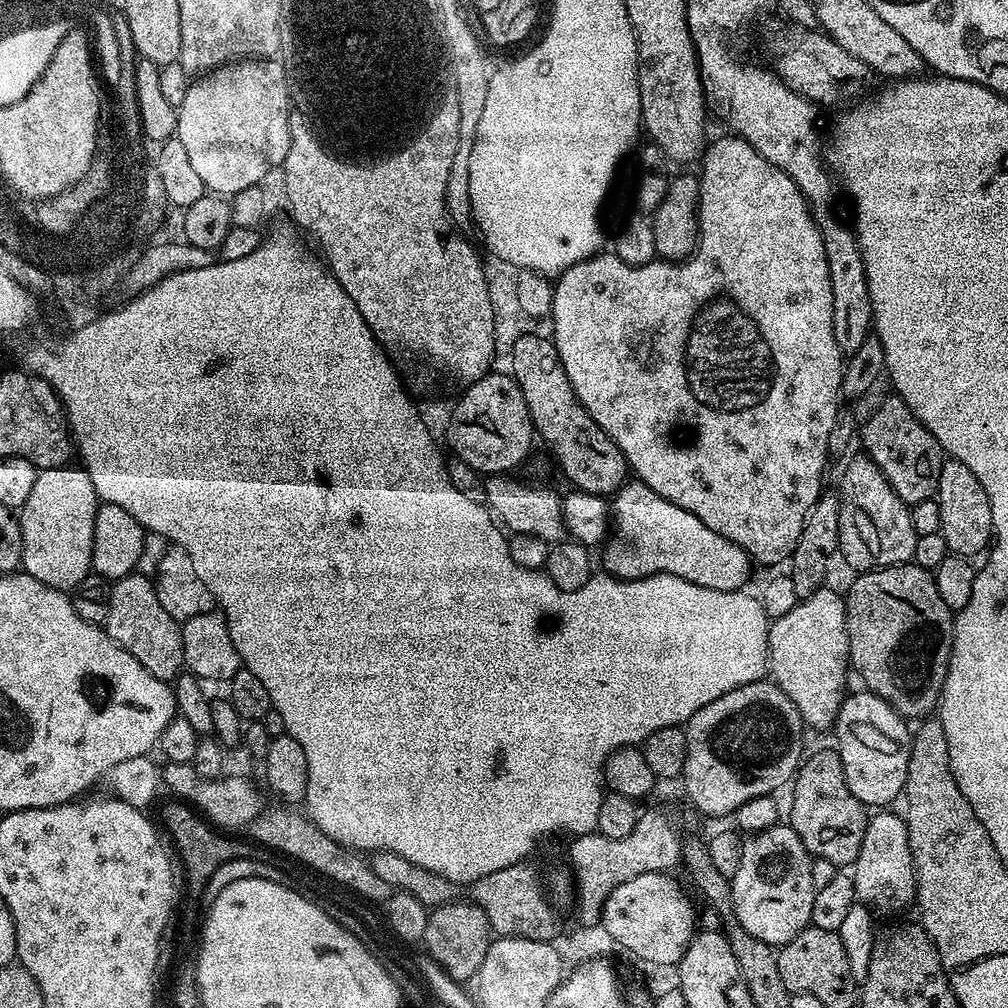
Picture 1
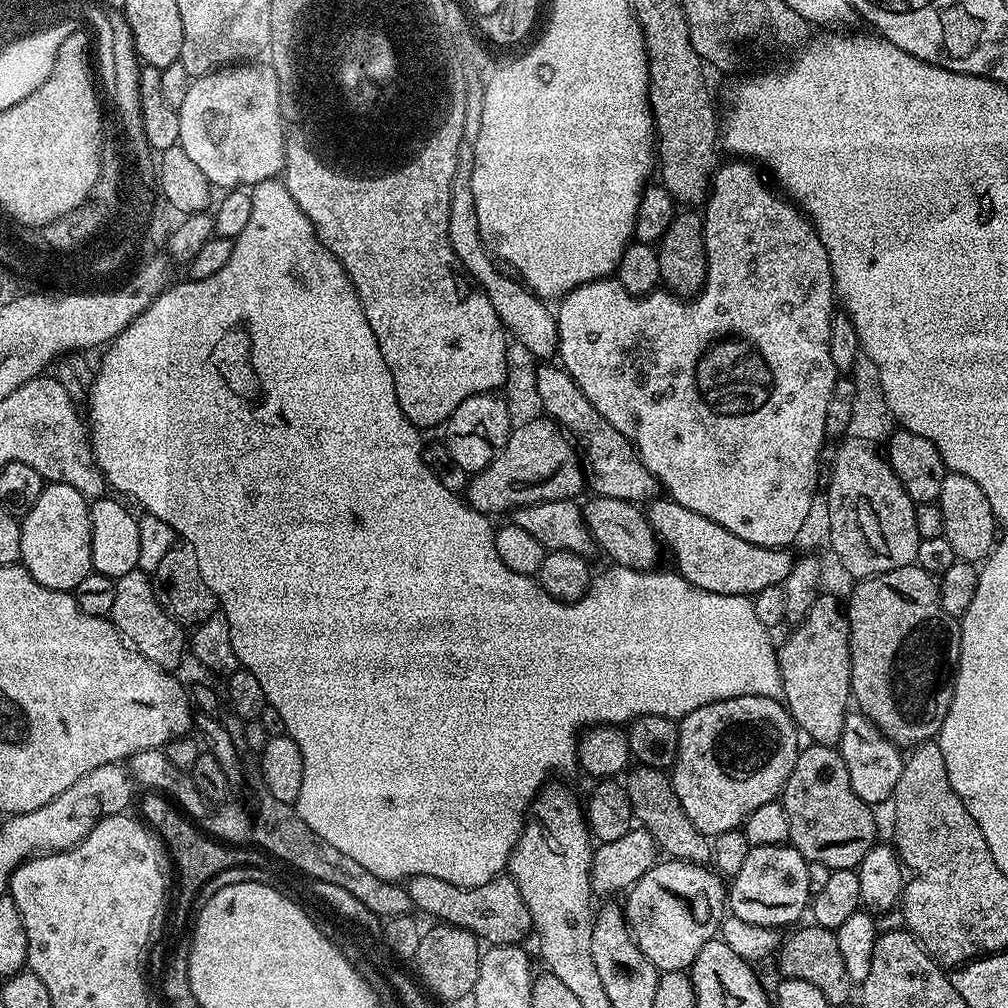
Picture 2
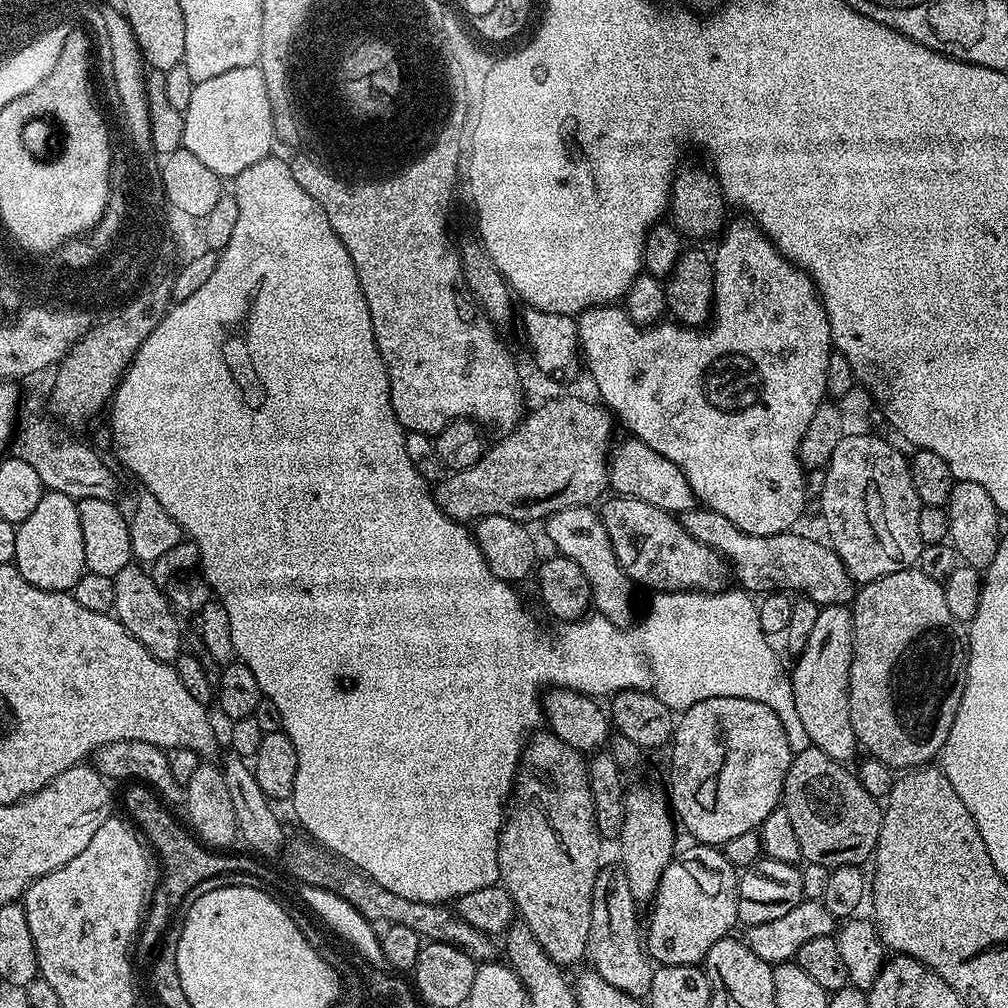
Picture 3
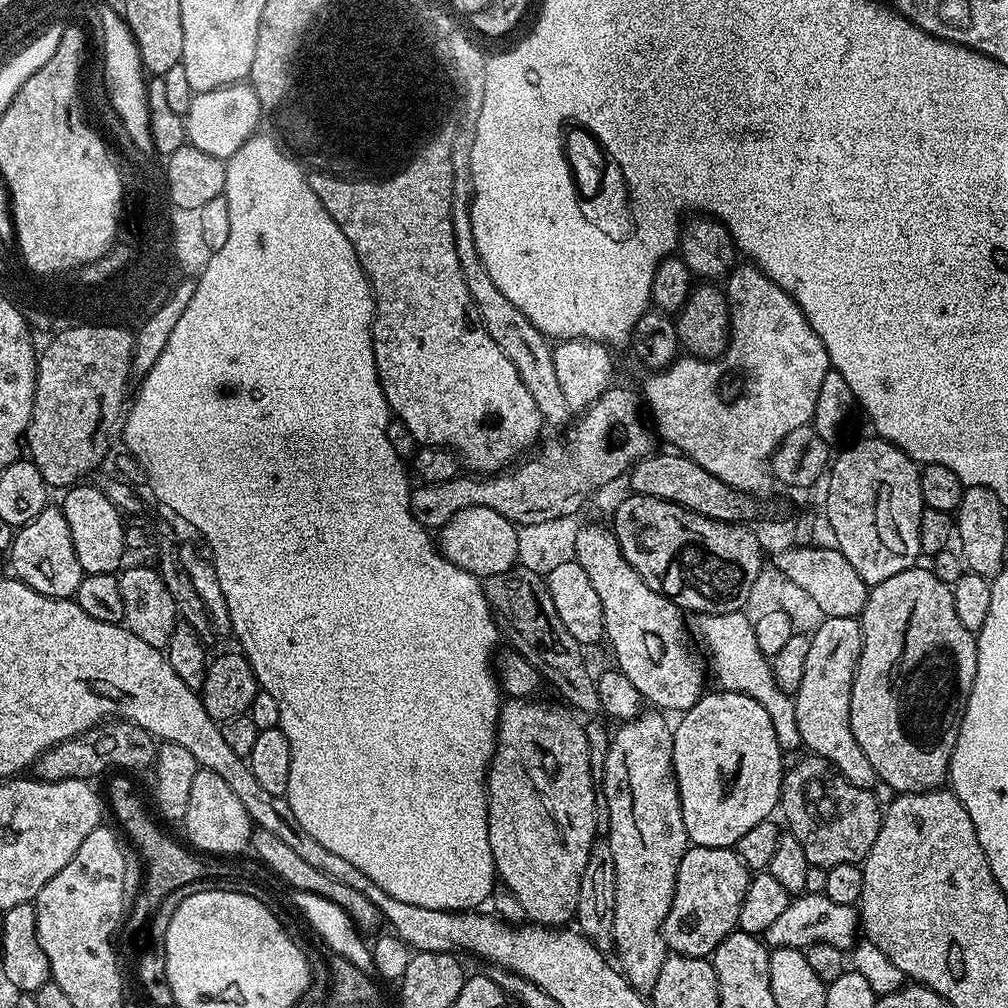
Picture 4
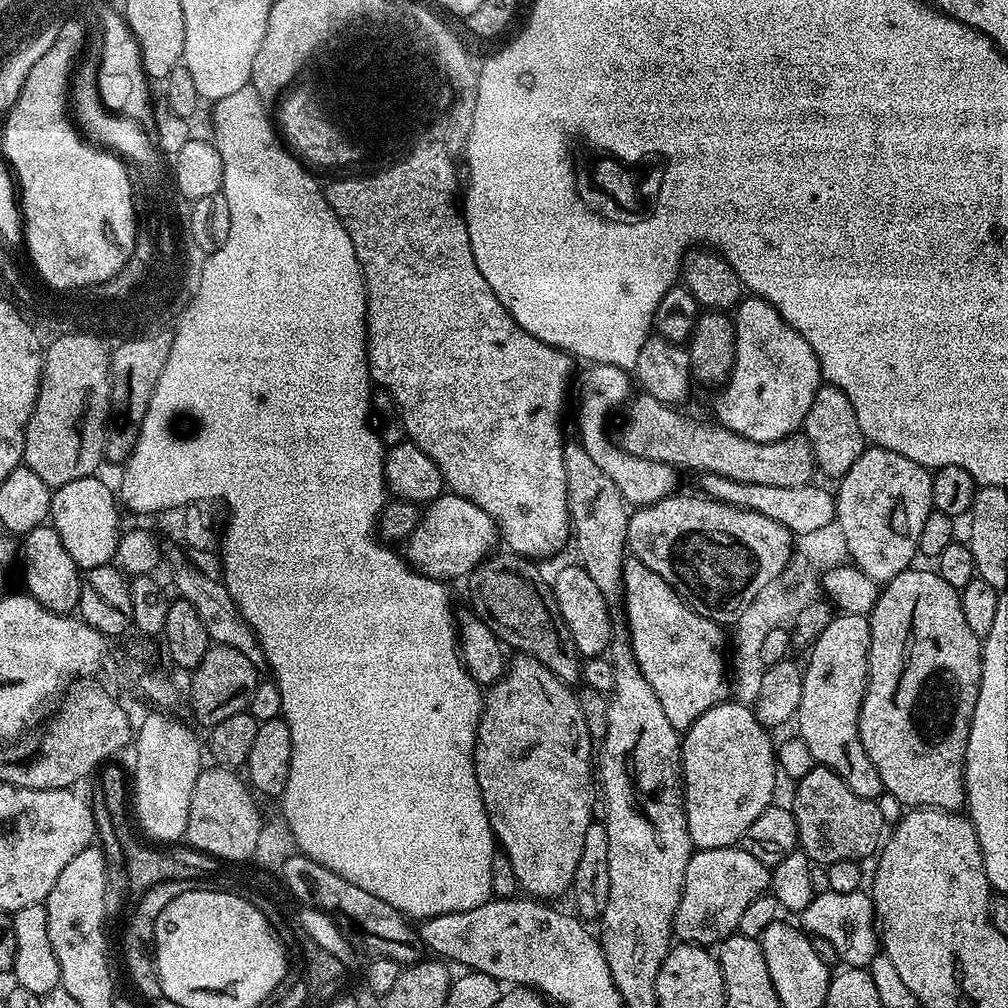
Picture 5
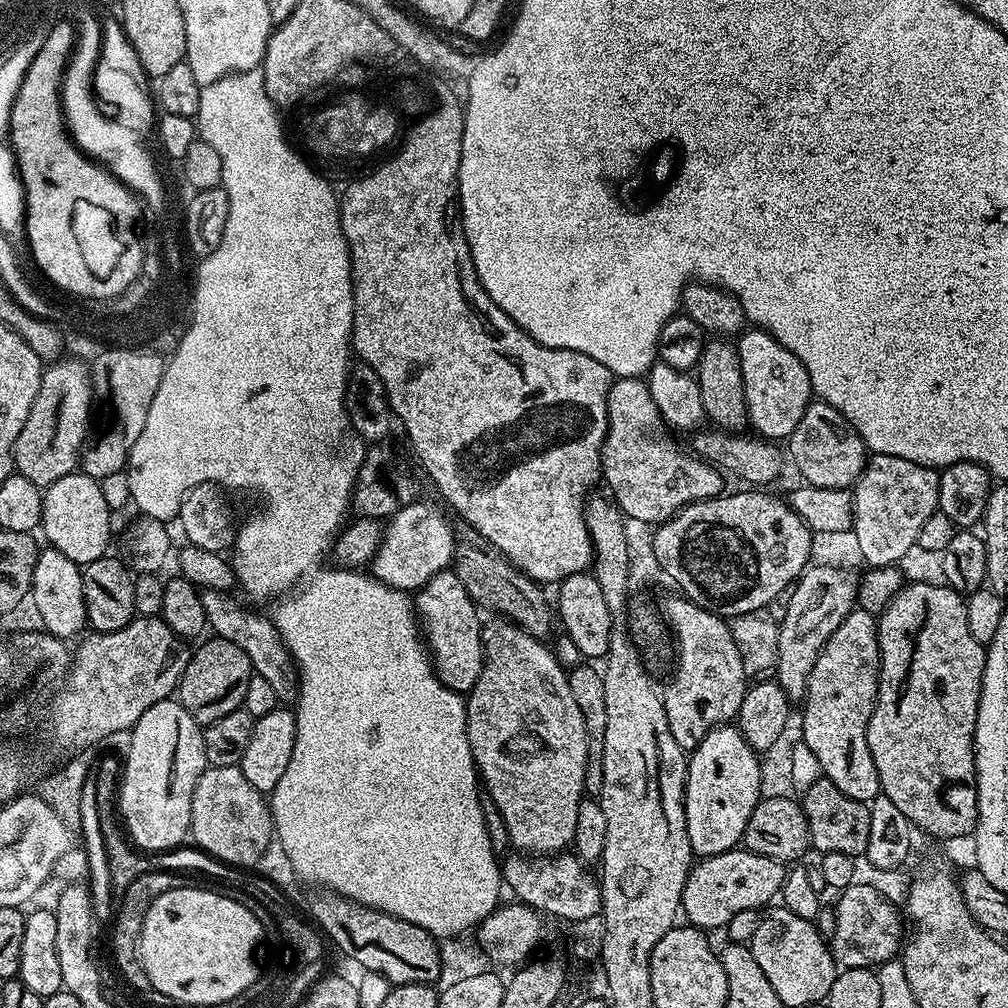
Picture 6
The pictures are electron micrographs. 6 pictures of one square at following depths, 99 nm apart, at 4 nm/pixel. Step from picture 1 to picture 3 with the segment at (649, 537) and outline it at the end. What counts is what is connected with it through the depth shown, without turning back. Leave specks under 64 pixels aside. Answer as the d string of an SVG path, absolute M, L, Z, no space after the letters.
M697 506L679 517L681 527L685 528L689 535L693 536L698 542L713 548L718 555L723 556L728 561L731 571L741 589L749 594L772 594L777 590L783 590L788 594L803 594L807 599L813 600L815 604L821 606L826 604L851 605L856 598L858 591L857 581L846 570L840 555L835 552L827 543L819 544L816 540L811 540L808 536L803 536L800 530L774 534L773 536L748 536L738 530L722 514L711 512L710 509Z

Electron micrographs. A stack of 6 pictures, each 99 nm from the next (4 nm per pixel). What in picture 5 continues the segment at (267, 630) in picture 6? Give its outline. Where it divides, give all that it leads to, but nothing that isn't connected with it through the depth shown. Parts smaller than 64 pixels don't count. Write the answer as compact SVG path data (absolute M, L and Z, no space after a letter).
M176 542L166 551L166 570L167 568L169 574L172 575L172 584L176 587L175 595L190 602L190 606L194 606L198 619L202 621L202 626L206 626L209 641L212 644L225 644L234 650L242 650L242 654L246 654L250 662L254 662L257 666L263 665L264 655L259 642L256 641L256 635L242 618L234 598L230 598L223 579L203 573L191 561L187 551L183 547L181 549L181 545Z

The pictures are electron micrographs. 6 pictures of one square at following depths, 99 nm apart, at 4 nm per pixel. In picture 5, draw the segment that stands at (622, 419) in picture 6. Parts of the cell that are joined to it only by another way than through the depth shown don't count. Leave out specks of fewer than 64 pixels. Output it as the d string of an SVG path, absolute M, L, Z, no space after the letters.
M592 364L584 372L584 381L580 384L580 433L578 439L591 459L612 479L621 498L628 506L643 506L653 504L662 498L673 495L677 491L677 469L671 464L654 462L646 458L638 458L634 454L624 451L617 443L612 444L610 437L604 433L604 423L608 415L633 395L634 380L629 369L610 366L609 364Z

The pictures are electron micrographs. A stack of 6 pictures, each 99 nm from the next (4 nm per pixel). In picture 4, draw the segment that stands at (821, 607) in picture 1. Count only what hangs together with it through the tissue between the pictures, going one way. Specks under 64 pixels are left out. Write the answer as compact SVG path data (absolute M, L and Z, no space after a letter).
M857 617L825 618L822 626L811 633L802 686L798 686L794 699L801 745L805 749L808 747L811 755L830 762L854 786L872 790L878 783L876 771L874 766L870 766L866 754L862 754L854 730L850 730L850 690L861 650L862 630Z

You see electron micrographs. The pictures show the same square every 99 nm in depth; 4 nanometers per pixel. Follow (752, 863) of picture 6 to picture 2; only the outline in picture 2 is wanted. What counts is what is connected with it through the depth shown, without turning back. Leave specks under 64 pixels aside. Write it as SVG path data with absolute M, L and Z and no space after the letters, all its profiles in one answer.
M664 858L646 870L646 874L642 874L642 878L638 878L638 882L628 889L622 907L636 945L646 958L650 958L657 972L683 972L691 969L694 958L698 958L698 950L702 950L706 942L717 939L720 923L726 915L726 884L711 867Z

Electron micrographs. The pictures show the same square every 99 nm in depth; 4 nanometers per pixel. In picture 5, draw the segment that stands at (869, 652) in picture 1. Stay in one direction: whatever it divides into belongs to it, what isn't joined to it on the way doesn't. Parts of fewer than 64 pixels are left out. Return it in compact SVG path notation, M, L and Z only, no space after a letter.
M910 566L881 587L880 597L868 616L870 654L868 681L860 707L860 741L882 778L884 791L909 809L941 808L947 812L963 809L964 759L974 706L982 682L982 640L970 630L962 614L958 589L950 586L935 570L923 572Z

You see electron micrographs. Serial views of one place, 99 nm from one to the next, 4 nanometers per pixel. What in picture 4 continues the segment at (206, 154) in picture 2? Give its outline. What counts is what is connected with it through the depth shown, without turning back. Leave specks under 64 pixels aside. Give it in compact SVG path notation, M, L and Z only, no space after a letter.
M251 83L228 84L224 88L215 88L209 92L197 92L193 95L192 105L184 125L188 131L187 143L198 150L206 150L214 158L227 161L261 127L262 109Z

